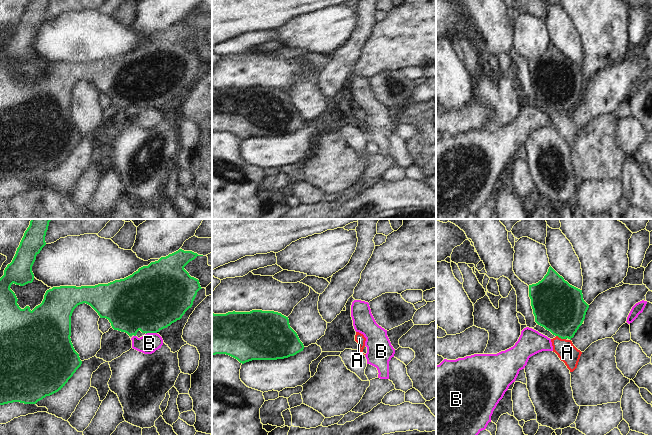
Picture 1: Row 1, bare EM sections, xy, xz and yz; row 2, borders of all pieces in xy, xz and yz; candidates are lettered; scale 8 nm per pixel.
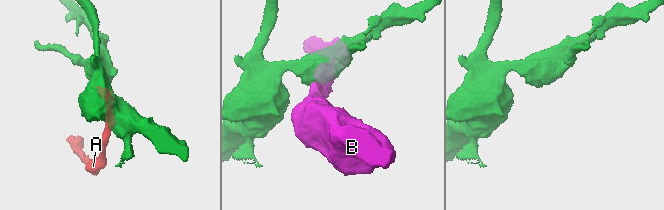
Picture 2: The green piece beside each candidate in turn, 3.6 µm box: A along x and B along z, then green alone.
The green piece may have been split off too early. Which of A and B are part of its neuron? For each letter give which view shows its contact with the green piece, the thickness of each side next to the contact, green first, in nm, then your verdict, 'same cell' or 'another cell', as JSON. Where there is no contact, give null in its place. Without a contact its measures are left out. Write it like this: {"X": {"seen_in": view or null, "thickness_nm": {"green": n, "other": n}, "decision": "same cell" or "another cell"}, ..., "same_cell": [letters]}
{"A": {"seen_in": "yz", "thickness_nm": {"green": 400, "other": 160}, "decision": "same cell"}, "B": {"seen_in": "xy", "thickness_nm": {"green": 500, "other": 160}, "decision": "another cell"}, "same_cell": ["A"]}

